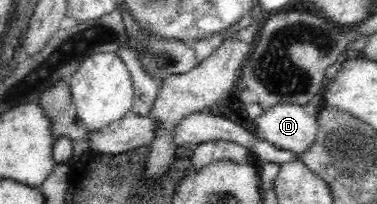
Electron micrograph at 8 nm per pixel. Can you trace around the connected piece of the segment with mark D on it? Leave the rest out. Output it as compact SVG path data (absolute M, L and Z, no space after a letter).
M282 102L270 106L253 121L258 139L272 142L280 150L290 150L298 158L316 141L317 118L305 110L305 106Z

